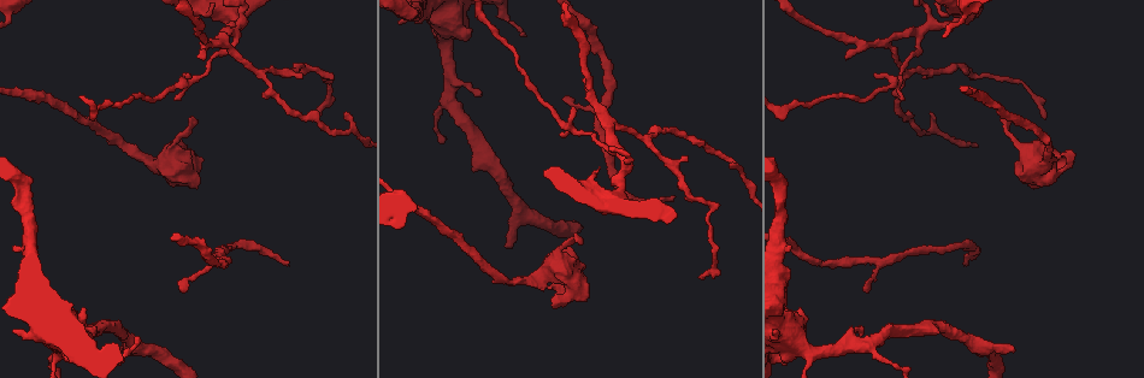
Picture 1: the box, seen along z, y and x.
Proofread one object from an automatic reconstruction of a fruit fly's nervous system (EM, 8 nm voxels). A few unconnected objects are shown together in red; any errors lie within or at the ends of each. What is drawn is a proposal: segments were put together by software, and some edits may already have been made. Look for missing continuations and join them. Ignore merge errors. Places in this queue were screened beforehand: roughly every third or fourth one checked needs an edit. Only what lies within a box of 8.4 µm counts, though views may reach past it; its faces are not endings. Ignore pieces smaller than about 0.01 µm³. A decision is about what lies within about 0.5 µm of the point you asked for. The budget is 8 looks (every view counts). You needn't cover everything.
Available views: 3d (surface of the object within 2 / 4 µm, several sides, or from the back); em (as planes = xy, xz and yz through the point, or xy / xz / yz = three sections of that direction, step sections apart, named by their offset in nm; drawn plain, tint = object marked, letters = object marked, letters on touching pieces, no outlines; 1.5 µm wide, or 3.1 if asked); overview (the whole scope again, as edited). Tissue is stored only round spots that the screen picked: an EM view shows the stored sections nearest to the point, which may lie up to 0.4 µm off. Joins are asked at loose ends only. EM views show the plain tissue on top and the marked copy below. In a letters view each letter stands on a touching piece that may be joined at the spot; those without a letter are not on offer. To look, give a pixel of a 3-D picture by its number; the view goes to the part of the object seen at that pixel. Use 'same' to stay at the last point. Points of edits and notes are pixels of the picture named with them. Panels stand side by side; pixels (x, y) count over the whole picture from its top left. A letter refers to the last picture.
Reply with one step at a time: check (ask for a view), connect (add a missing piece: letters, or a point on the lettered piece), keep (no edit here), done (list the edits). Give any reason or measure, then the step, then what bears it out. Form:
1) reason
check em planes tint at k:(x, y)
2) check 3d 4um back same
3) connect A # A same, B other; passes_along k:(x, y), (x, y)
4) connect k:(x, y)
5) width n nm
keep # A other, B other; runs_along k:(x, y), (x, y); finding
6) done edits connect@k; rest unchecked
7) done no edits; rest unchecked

branch stops here
check em xy step 8 letters at 1:(189, 119)

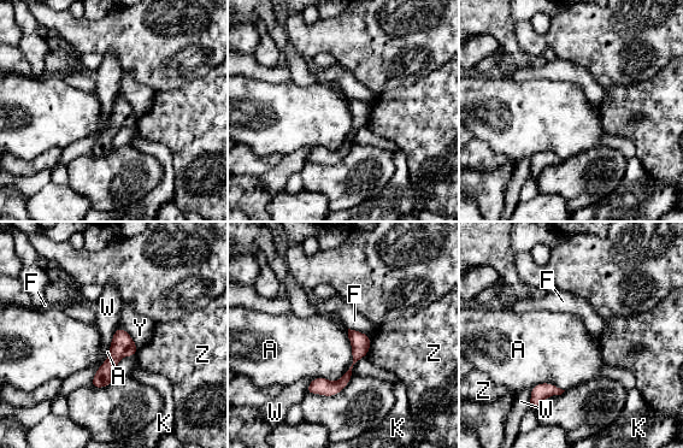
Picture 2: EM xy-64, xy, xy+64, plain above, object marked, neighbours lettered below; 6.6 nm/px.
width 120 nm; longest_contact A 420 nm
keep # A other, F other, K other, W other, Y other, Z other; none of them fits

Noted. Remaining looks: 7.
check em yz step 8 tint at 1:(964, 265)

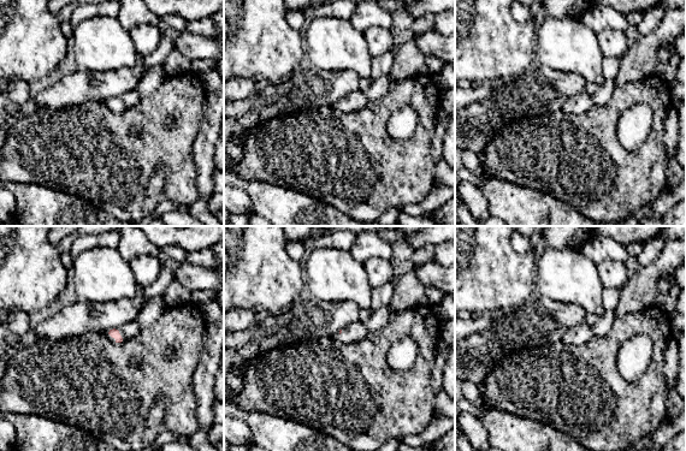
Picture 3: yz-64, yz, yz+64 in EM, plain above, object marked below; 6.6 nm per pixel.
cut it another way
check em planes letters same

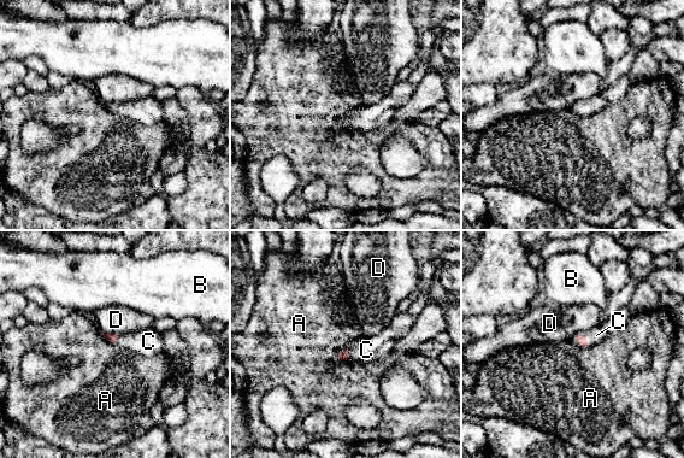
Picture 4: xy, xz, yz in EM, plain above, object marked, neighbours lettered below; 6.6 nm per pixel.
connect C # A other, B other, C same, D other; passes_along 4:(582, 340), (587, 339), (596, 335); it goes on there

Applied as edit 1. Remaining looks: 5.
check overview

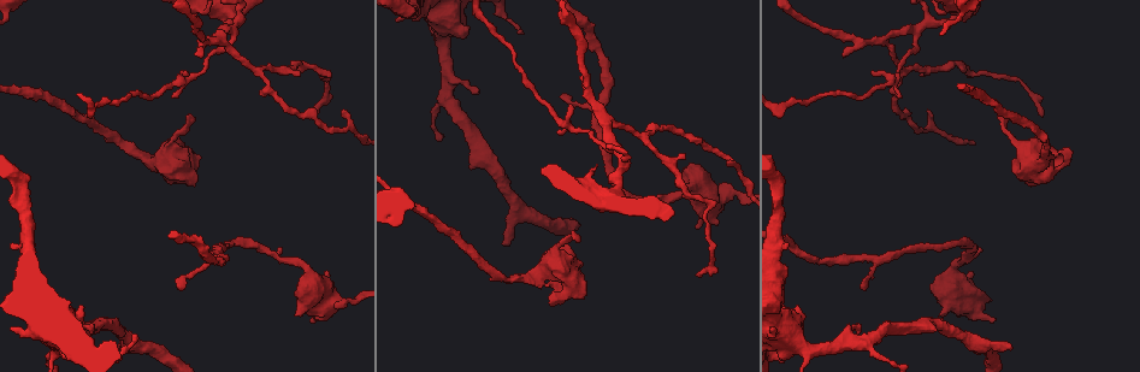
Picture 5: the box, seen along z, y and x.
branch stops here
check em planes tint at 5:(505, 243)

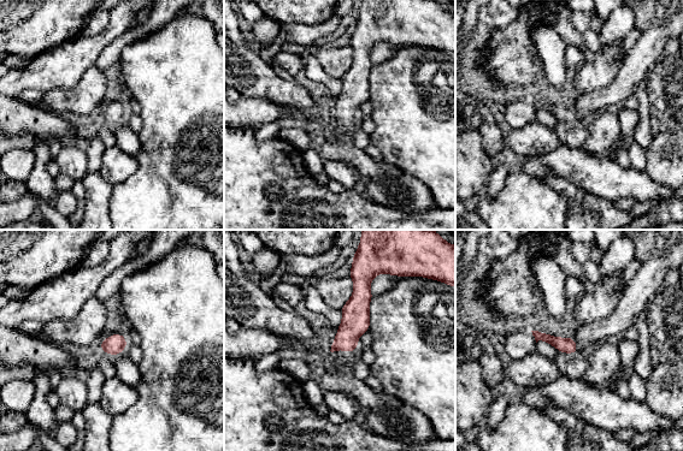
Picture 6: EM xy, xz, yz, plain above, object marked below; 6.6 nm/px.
see the neighbours
check em planes letters same

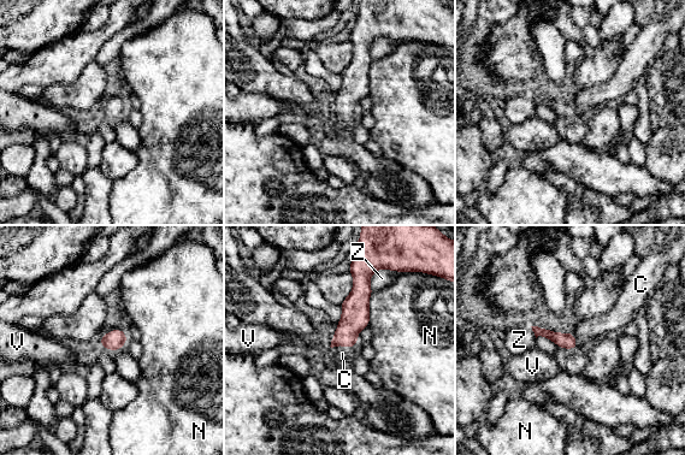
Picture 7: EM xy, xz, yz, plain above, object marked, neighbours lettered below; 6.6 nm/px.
longest_contact N 240 nm
connect C # C same, N other, V other, Z other; it goes on there

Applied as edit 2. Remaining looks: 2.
done edits connect@4, connect@7; rest unchecked

